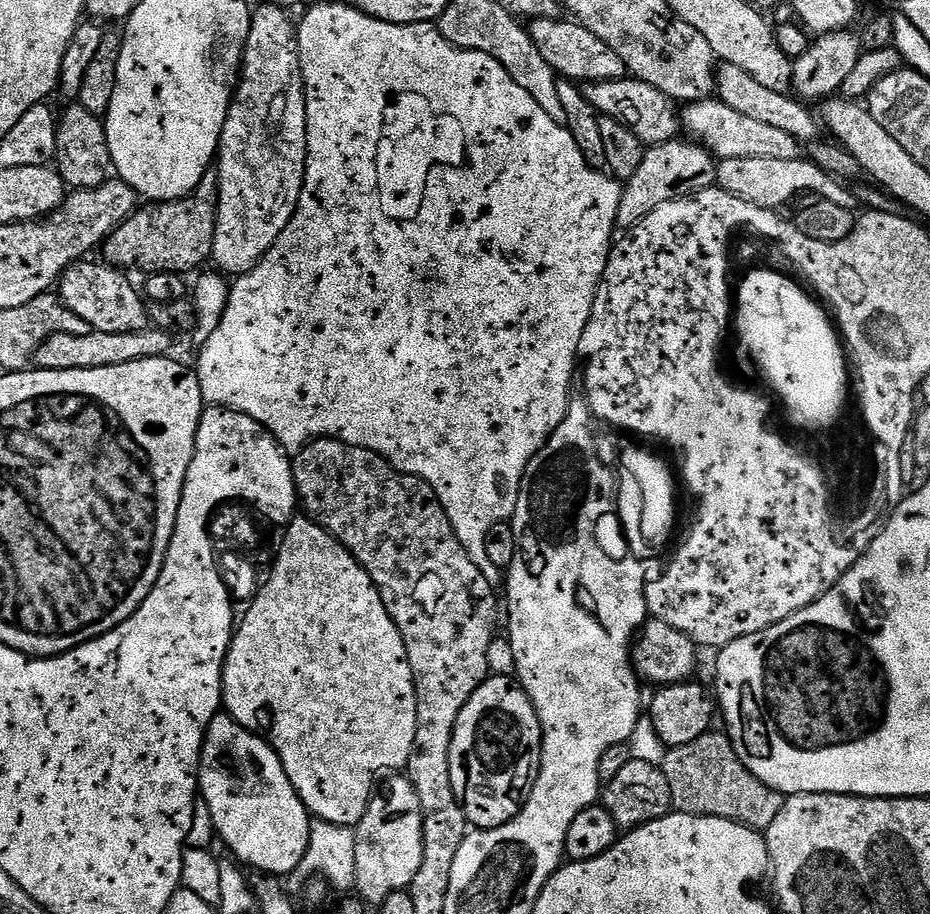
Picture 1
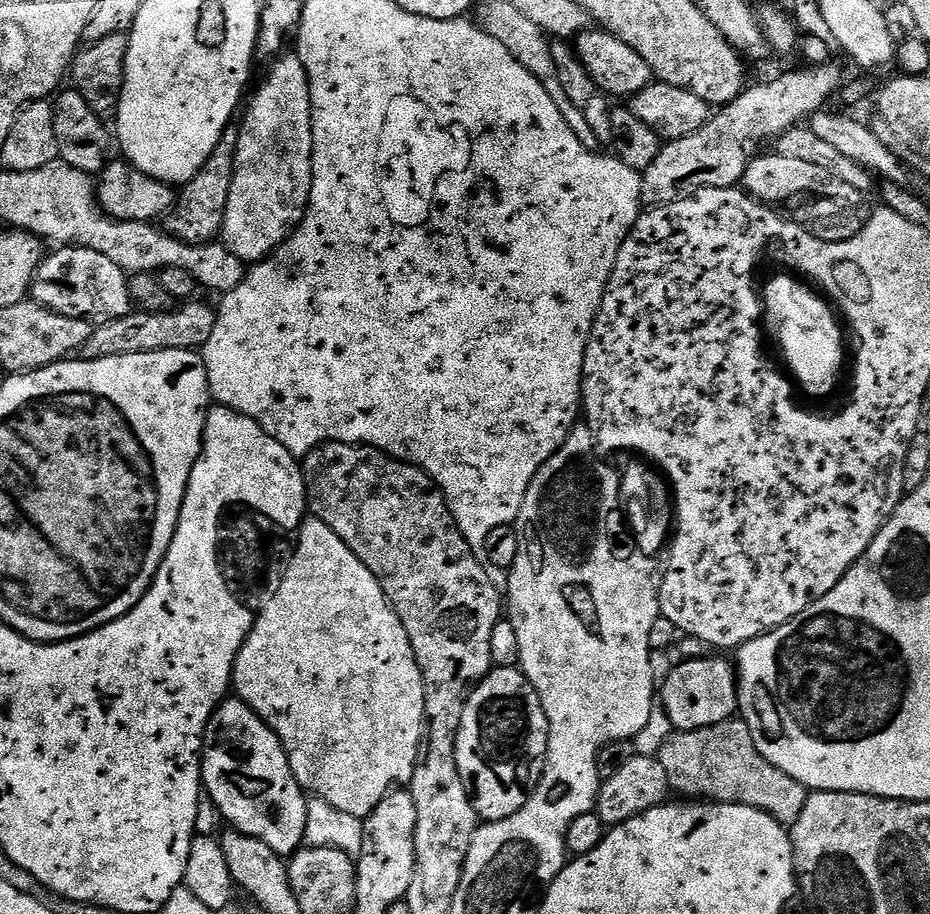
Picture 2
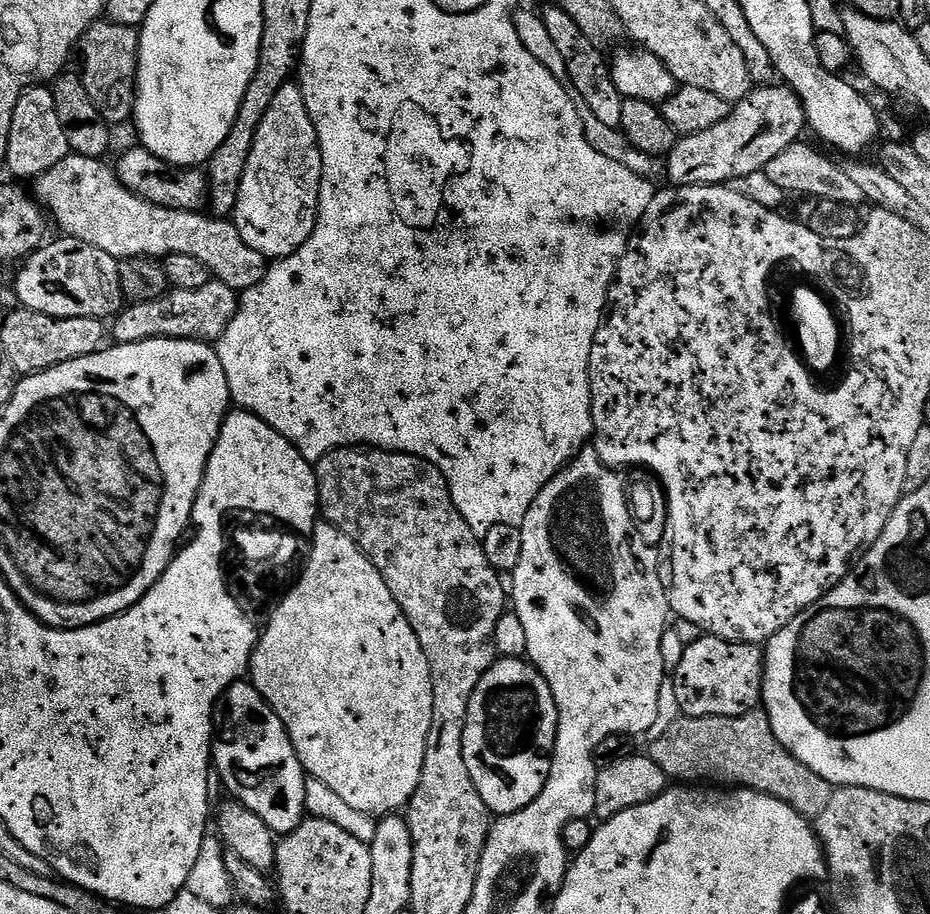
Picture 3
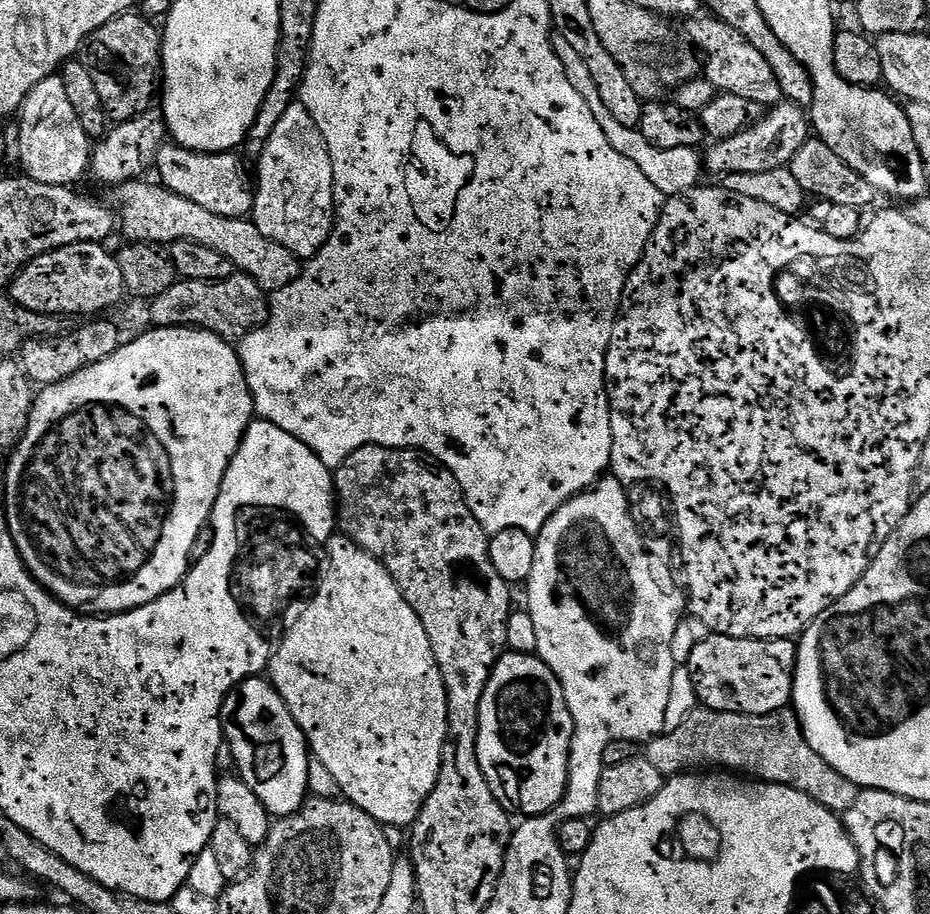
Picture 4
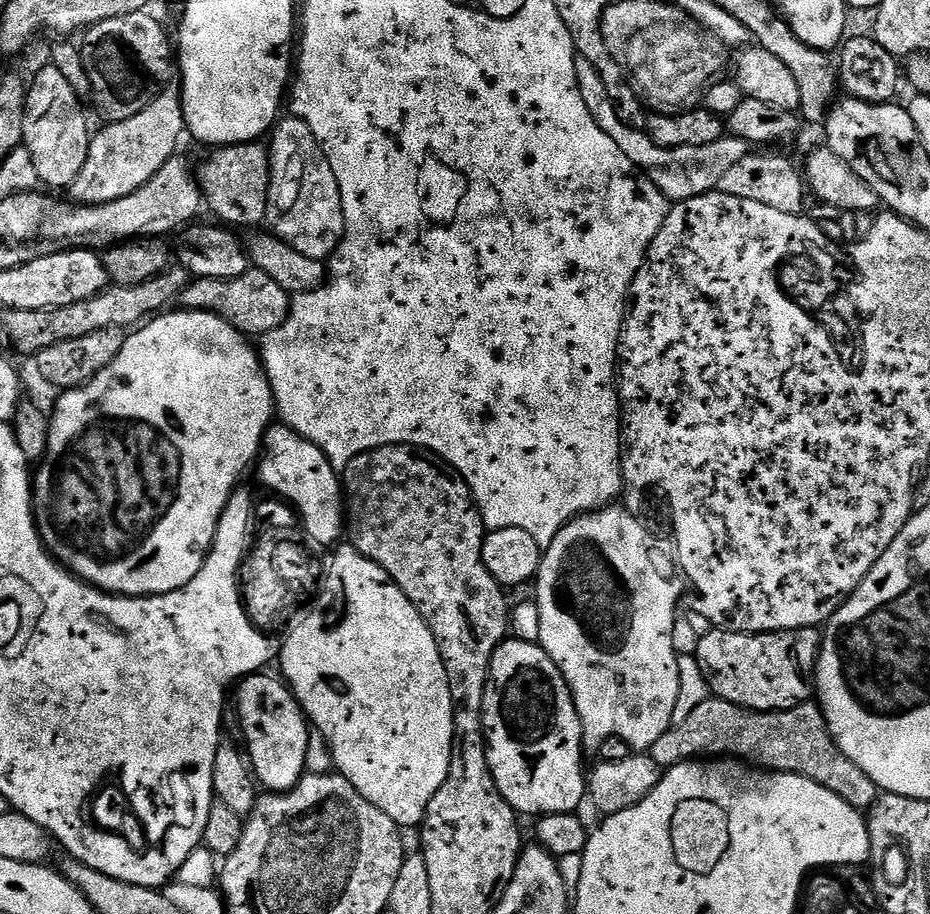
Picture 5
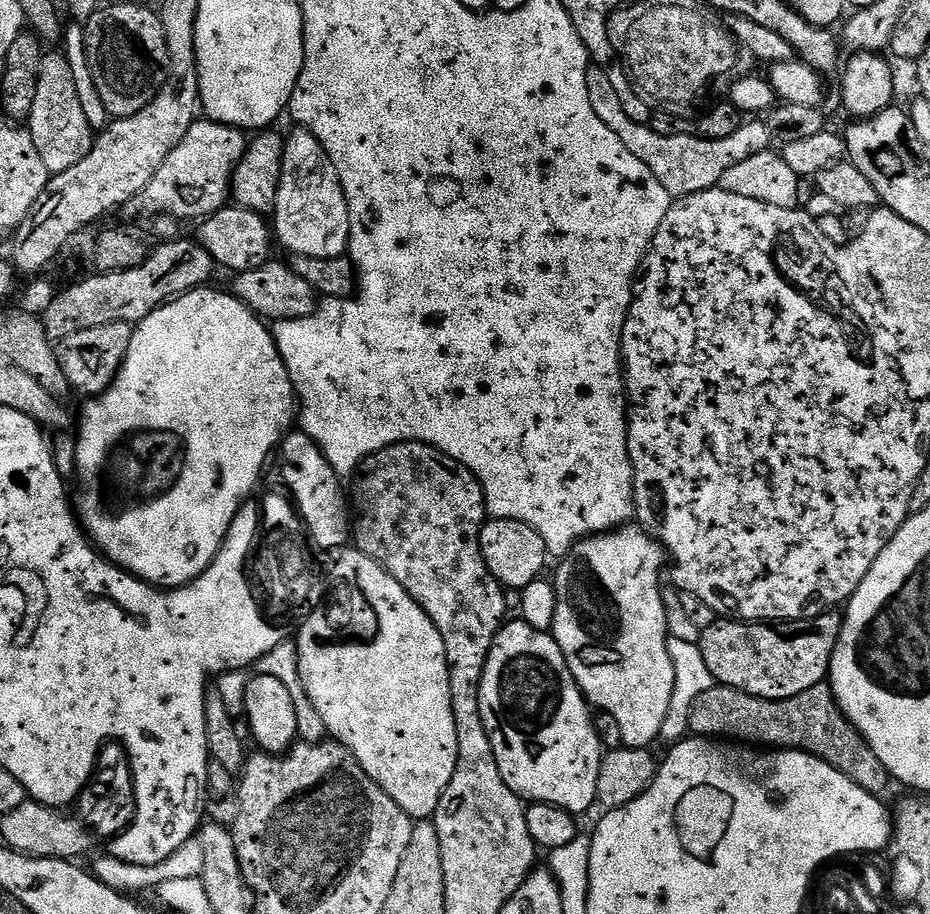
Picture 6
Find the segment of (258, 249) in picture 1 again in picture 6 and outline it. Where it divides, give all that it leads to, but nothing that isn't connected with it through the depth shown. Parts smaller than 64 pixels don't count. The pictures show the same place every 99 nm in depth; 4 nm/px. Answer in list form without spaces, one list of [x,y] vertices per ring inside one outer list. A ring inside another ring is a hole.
[[[304,128],[287,133],[282,158],[282,178],[274,213],[274,236],[292,256],[333,260],[349,251],[352,223],[346,202],[346,189],[334,170],[334,162],[322,150],[318,138]]]

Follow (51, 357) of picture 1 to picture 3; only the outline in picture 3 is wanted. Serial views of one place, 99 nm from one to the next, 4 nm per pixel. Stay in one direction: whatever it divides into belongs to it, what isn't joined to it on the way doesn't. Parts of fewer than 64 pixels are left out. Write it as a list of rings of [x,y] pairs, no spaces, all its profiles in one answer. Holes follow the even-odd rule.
[[[212,278],[200,289],[172,288],[156,301],[129,303],[115,317],[110,332],[116,344],[133,344],[147,340],[199,340],[215,342],[236,317],[238,293],[221,280]]]

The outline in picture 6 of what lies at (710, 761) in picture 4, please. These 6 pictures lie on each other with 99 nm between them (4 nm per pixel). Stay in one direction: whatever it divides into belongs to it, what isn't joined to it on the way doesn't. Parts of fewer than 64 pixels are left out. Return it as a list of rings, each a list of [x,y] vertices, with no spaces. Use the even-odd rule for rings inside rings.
[[[825,682],[818,686],[810,686],[810,690],[802,690],[802,694],[794,694],[794,698],[785,700],[767,700],[746,694],[742,690],[728,688],[725,684],[716,684],[706,694],[698,694],[698,698],[692,703],[686,717],[688,732],[693,736],[705,738],[723,738],[728,742],[739,742],[745,746],[759,746],[764,750],[791,750],[794,752],[808,752],[811,756],[817,756],[834,766],[846,778],[853,780],[858,786],[862,786],[870,794],[878,797],[885,795],[890,777],[888,771],[880,765],[874,750],[861,736],[856,729],[849,724],[844,716],[844,711],[836,705],[836,696],[832,692],[831,683]]]

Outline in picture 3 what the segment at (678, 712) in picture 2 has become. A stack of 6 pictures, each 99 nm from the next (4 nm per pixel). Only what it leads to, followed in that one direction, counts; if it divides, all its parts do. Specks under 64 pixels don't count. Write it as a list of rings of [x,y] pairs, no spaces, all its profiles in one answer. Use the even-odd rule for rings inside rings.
[[[707,634],[687,645],[674,671],[676,700],[686,716],[745,716],[762,704],[766,656],[755,644],[731,644]]]

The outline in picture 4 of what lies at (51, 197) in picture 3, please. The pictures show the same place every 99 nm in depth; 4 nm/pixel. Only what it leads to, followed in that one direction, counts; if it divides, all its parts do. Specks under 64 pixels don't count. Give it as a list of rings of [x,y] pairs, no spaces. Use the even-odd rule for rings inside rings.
[[[129,182],[123,185],[124,192],[124,224],[122,220],[122,230],[124,226],[125,241],[137,244],[147,244],[153,246],[171,246],[176,243],[194,243],[202,249],[221,256],[232,264],[237,273],[243,274],[247,279],[253,280],[265,293],[271,294],[280,288],[285,288],[290,281],[295,280],[300,275],[302,267],[301,261],[293,256],[291,252],[284,248],[271,244],[266,237],[261,236],[256,230],[256,225],[247,219],[235,220],[234,218],[222,218],[218,214],[210,214],[208,210],[202,210],[202,206],[194,206],[192,202],[186,202],[184,198],[167,192],[162,186],[146,186],[140,184],[144,182]]]

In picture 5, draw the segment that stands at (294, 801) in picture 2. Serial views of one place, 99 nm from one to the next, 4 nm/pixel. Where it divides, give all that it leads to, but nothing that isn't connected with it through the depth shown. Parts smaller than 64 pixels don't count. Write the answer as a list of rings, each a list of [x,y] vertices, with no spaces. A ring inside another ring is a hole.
[[[268,674],[245,676],[235,689],[236,712],[240,715],[240,732],[244,735],[243,747],[255,779],[263,787],[265,784],[268,792],[288,792],[306,772],[310,724],[287,683],[264,675]]]

